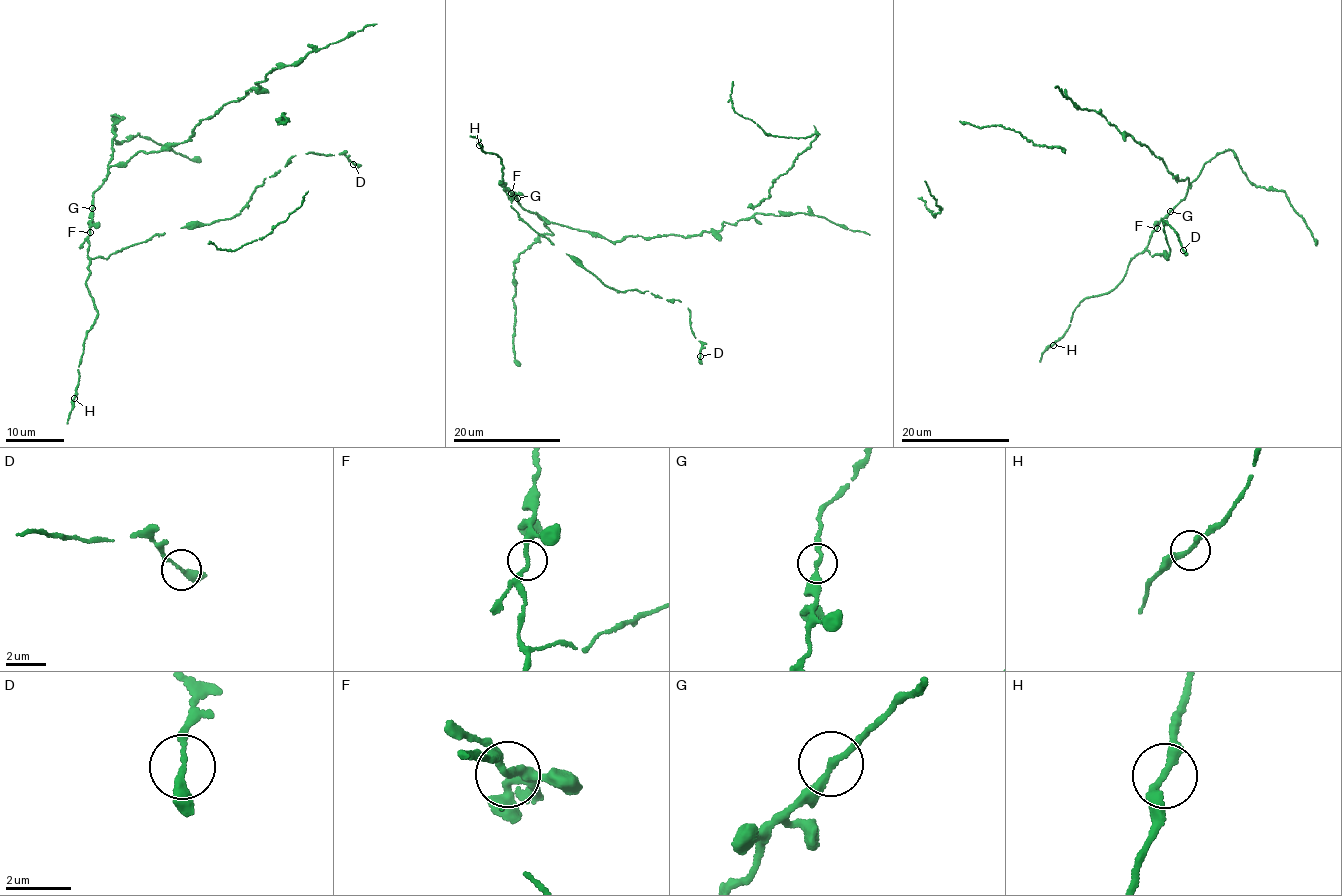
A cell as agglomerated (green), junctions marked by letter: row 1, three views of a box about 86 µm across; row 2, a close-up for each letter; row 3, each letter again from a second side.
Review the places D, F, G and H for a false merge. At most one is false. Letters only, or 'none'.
none

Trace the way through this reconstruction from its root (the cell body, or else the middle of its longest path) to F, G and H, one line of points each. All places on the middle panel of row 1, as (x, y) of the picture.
F: (625, 238), (612, 242), (548, 221), (523, 208), (511, 193)
G: (625, 238), (612, 242), (585, 231), (558, 225), (528, 211), (517, 198)
H: (625, 238), (612, 242), (528, 211), (498, 183), (500, 158), (479, 145)

